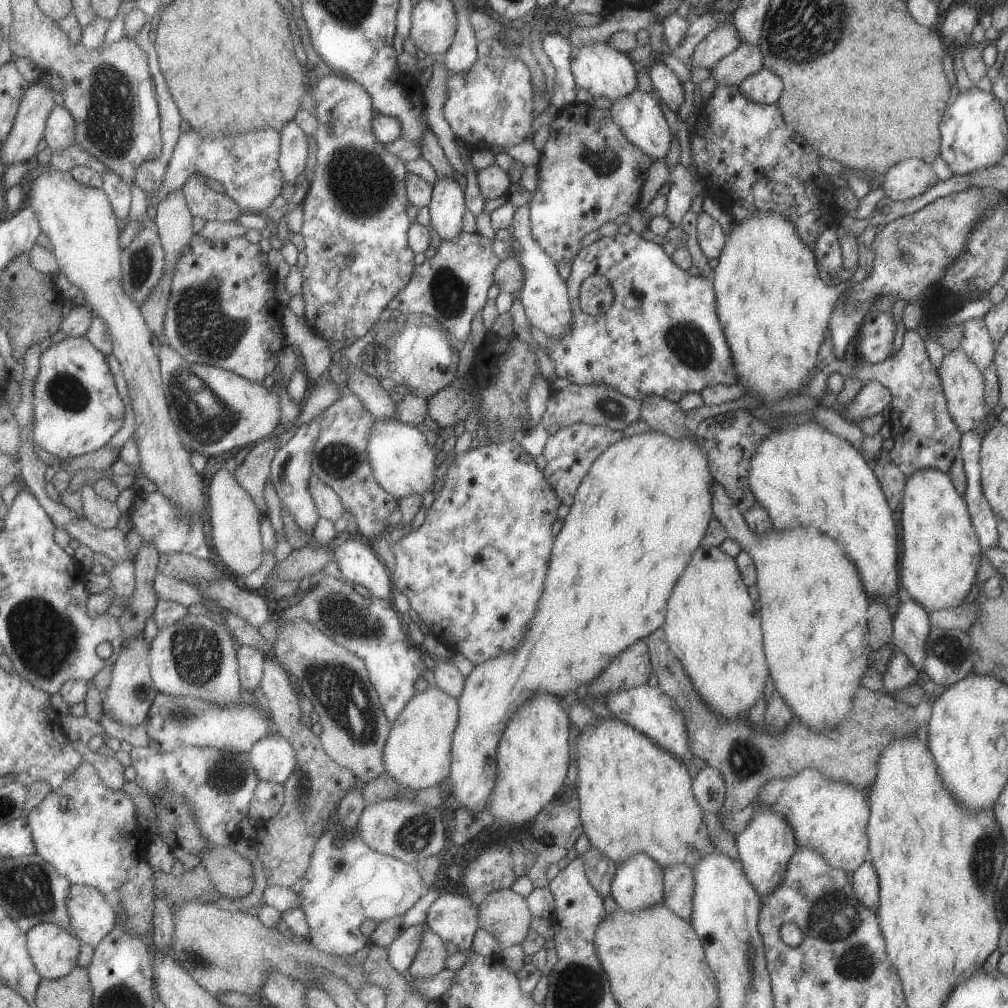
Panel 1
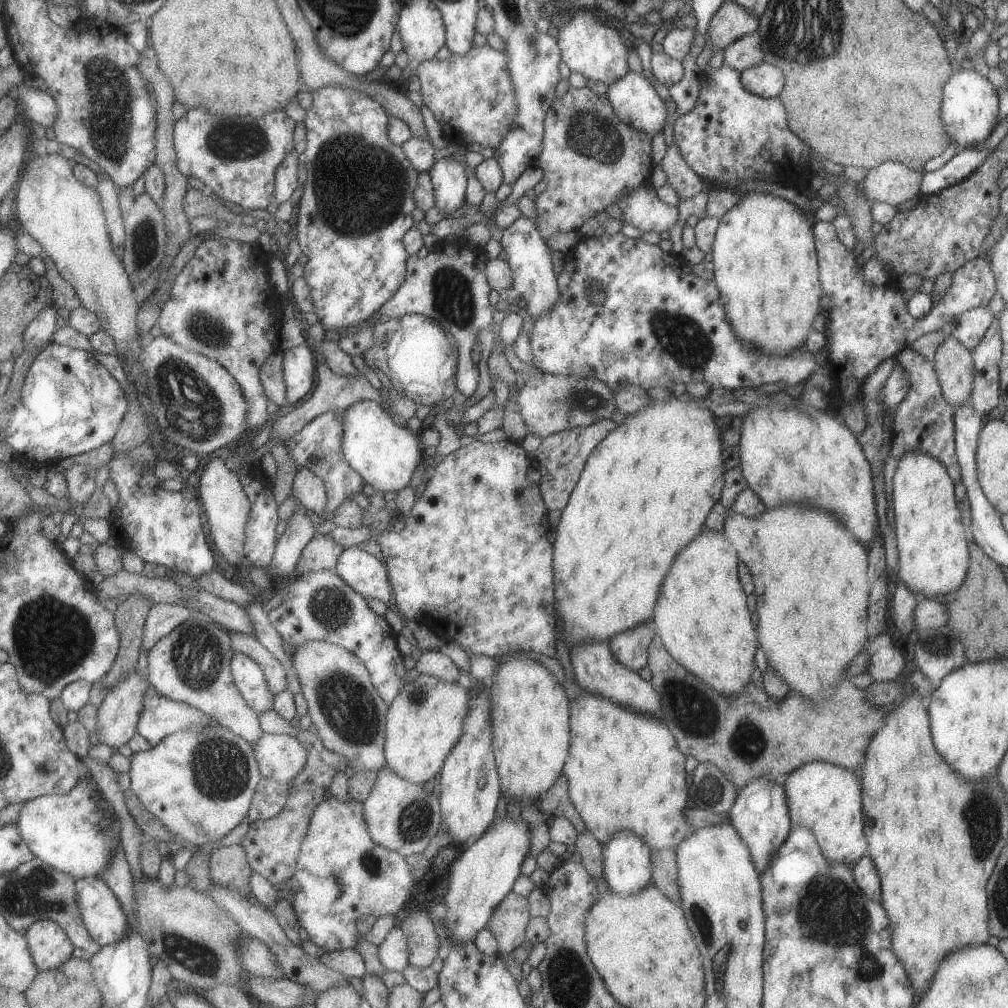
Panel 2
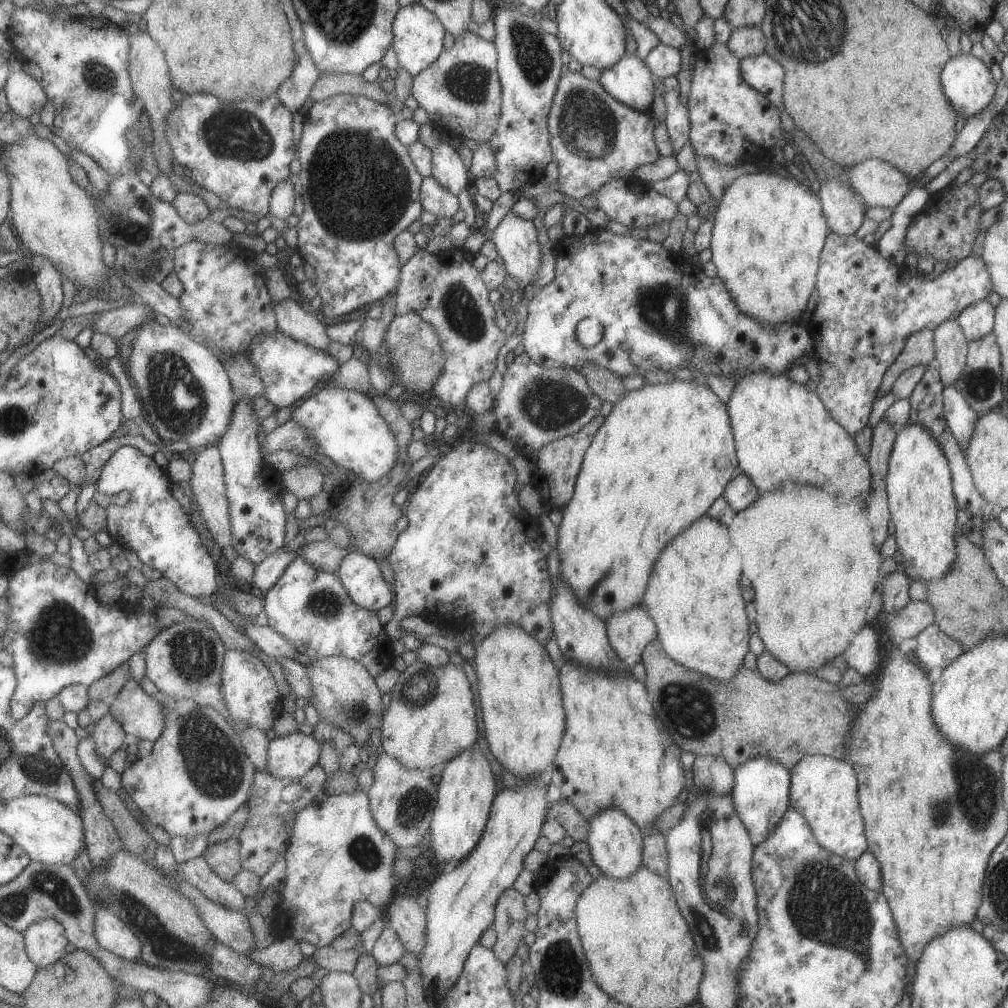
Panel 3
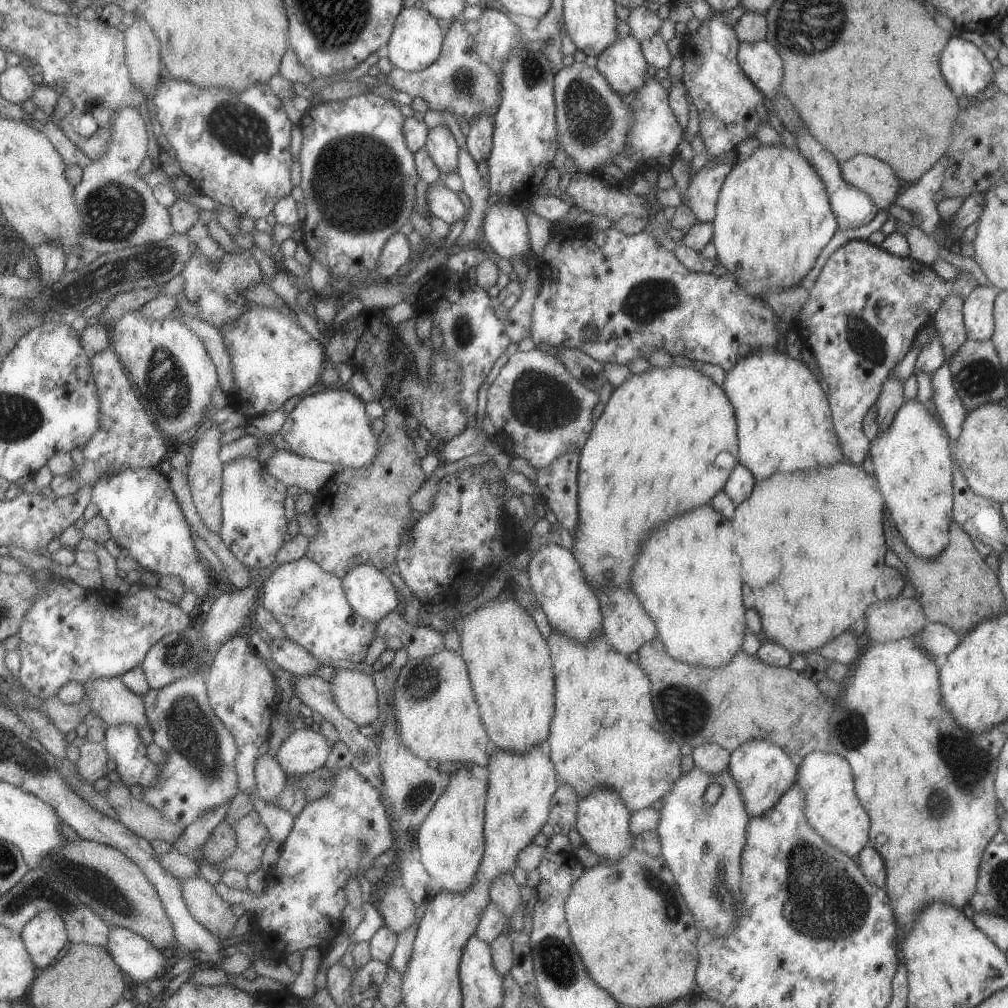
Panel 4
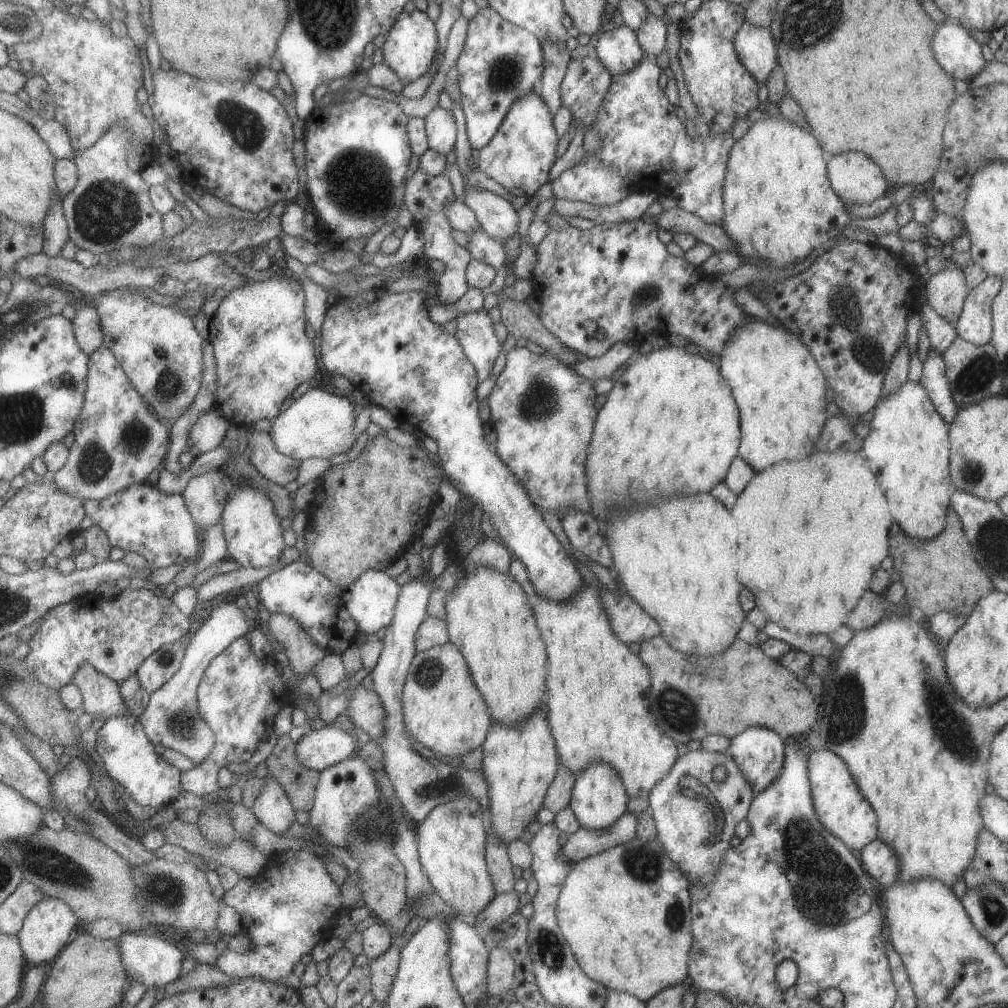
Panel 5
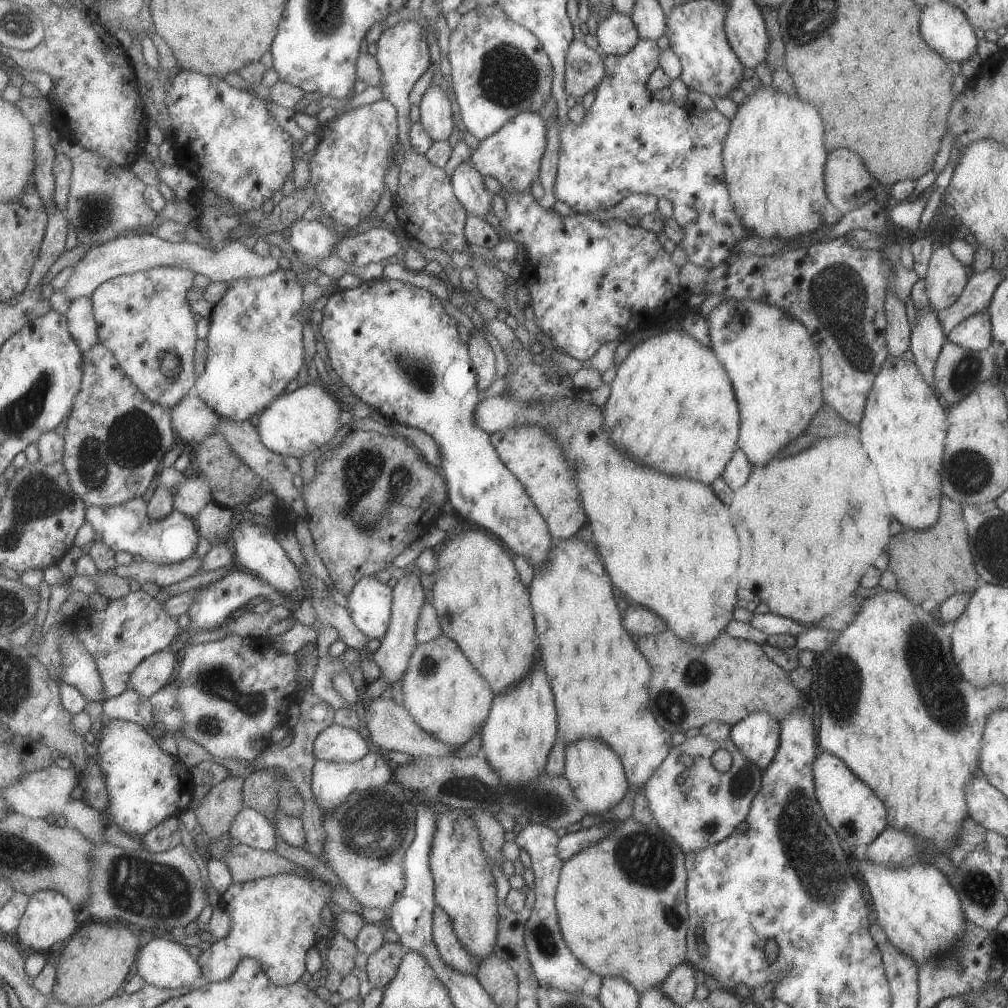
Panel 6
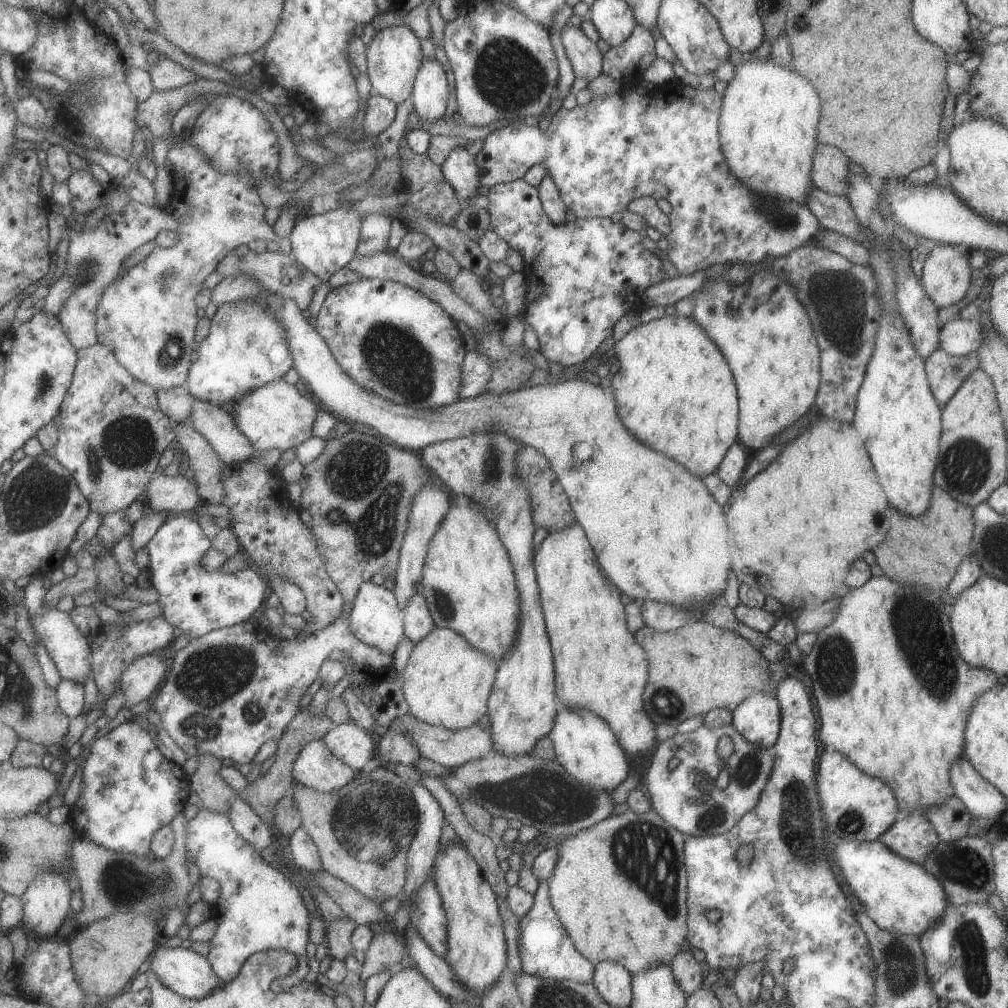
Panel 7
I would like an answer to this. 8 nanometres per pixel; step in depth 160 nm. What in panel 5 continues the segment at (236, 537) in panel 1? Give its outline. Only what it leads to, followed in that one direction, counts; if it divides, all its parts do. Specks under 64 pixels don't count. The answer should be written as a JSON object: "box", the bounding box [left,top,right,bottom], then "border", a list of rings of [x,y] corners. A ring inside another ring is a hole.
{"box":[181,408,230,529],"border":[[[211,408],[209,412],[197,414],[197,420],[191,424],[188,438],[198,451],[211,451],[221,445],[230,424],[216,408]],[[210,469],[193,476],[181,494],[191,519],[202,529],[220,520],[227,492],[226,478],[221,470]]]}

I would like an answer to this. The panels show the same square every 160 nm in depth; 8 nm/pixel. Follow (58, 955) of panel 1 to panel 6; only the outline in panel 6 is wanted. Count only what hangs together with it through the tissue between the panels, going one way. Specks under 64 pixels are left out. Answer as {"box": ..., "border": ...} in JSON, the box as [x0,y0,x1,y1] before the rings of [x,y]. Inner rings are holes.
{"box":[14,890,79,954],"border":[[[37,890],[28,898],[25,911],[21,914],[17,926],[14,943],[26,952],[43,952],[48,954],[53,945],[59,942],[65,943],[79,924],[75,920],[76,909],[69,903],[69,900],[53,890]]]}

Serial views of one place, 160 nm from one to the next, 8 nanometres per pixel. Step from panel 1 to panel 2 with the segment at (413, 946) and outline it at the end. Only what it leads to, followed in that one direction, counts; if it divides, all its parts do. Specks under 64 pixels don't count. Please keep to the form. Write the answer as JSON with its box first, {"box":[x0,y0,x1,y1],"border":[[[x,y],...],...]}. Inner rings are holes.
{"box":[377,927,408,971],"border":[[[393,927],[377,947],[377,956],[385,971],[402,971],[408,965],[406,934]]]}

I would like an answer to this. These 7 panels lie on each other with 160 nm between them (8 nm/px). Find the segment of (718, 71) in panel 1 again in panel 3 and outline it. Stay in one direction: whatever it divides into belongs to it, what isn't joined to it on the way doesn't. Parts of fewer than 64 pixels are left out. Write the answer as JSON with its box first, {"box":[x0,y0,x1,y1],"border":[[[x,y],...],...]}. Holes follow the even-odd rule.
{"box":[726,26,766,61],"border":[[[758,26],[739,27],[730,32],[726,45],[732,55],[740,61],[745,57],[754,57],[763,53],[766,40]]]}

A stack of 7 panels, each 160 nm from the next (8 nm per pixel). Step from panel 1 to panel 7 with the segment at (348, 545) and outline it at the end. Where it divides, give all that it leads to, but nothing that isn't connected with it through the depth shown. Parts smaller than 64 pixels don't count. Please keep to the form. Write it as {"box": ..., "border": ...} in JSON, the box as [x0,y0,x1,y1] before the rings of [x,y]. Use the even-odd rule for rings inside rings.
{"box":[349,582,404,656],"border":[[[363,582],[352,603],[349,617],[351,634],[365,646],[371,646],[381,654],[392,656],[397,644],[404,638],[401,609],[397,606],[393,592],[383,586],[376,586],[373,582]]]}

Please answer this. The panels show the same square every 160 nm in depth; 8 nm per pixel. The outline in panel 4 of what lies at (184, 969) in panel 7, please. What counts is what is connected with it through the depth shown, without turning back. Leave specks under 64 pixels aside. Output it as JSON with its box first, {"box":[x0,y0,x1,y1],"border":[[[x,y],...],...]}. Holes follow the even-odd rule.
{"box":[104,927,168,984],"border":[[[121,927],[110,928],[104,948],[117,967],[138,984],[160,978],[166,973],[164,969],[168,970],[161,950]]]}

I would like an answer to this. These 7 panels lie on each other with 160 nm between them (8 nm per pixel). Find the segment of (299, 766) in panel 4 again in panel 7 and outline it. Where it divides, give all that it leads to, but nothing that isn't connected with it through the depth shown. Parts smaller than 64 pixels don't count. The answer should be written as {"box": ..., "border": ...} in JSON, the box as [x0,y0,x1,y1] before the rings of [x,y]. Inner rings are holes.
{"box":[320,722,377,771],"border":[[[351,722],[335,725],[320,740],[335,758],[353,771],[368,768],[377,750],[376,737]]]}

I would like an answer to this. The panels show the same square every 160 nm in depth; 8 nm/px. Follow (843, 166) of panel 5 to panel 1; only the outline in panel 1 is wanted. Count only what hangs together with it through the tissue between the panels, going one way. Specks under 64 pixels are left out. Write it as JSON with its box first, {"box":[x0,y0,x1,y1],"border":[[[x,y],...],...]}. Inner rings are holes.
{"box":[880,158,938,202],"border":[[[915,158],[904,159],[893,164],[883,174],[883,181],[880,185],[883,197],[903,202],[903,200],[923,194],[929,186],[938,182],[930,165]]]}

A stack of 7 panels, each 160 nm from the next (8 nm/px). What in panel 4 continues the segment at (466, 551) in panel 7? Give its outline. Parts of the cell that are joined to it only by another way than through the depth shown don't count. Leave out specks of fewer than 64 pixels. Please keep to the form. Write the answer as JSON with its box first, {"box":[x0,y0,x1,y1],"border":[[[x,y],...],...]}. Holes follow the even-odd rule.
{"box":[460,598,553,754],"border":[[[492,598],[460,619],[461,656],[491,746],[513,750],[517,754],[533,746],[546,746],[549,722],[553,716],[553,670],[547,641],[537,630],[531,614],[519,606],[515,598],[501,601]]]}

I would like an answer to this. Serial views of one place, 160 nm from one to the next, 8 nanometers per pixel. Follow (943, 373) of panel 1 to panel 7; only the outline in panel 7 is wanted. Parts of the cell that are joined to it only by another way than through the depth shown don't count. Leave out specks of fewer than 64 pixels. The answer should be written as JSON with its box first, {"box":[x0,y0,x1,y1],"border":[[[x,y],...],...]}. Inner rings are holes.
{"box":[920,244,971,310],"border":[[[938,244],[925,258],[920,282],[929,300],[939,310],[964,297],[970,286],[971,272],[964,249]]]}

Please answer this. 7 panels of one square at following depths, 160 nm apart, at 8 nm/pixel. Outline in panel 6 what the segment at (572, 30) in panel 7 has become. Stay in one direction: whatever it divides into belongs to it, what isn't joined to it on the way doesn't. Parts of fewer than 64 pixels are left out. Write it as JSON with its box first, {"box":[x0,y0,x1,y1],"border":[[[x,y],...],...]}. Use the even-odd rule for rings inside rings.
{"box":[564,40,604,102],"border":[[[571,40],[567,53],[565,56],[565,67],[564,67],[564,90],[568,96],[573,97],[577,102],[582,97],[596,90],[599,82],[604,76],[604,65],[601,62],[601,54],[591,50],[587,47],[582,40]]]}

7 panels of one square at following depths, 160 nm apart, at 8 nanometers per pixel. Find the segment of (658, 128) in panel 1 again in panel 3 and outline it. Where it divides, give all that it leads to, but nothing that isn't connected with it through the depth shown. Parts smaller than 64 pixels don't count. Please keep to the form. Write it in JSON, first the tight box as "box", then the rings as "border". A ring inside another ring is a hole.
{"box":[598,54,655,114],"border":[[[636,54],[623,55],[612,67],[600,72],[598,83],[617,102],[649,114],[655,87],[651,73]]]}

